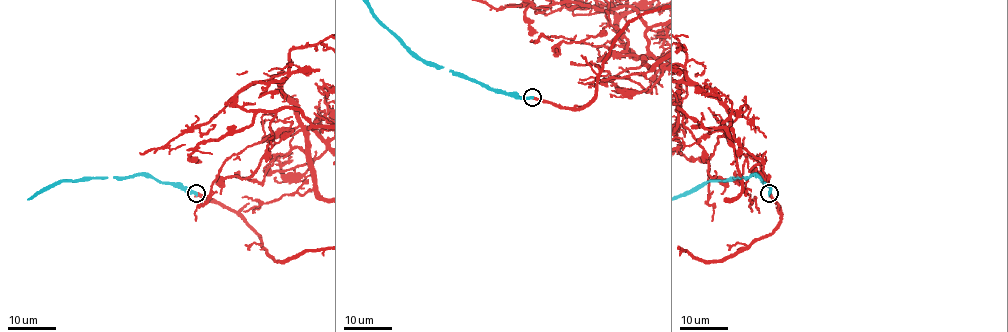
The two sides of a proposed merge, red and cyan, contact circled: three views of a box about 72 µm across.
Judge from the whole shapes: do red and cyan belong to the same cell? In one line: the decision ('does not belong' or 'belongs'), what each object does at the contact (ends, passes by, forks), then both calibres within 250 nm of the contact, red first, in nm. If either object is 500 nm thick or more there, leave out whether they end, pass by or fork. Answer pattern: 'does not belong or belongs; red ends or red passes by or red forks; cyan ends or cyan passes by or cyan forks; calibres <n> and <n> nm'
belongs; red ends; cyan ends; calibres 380 and 380 nm

